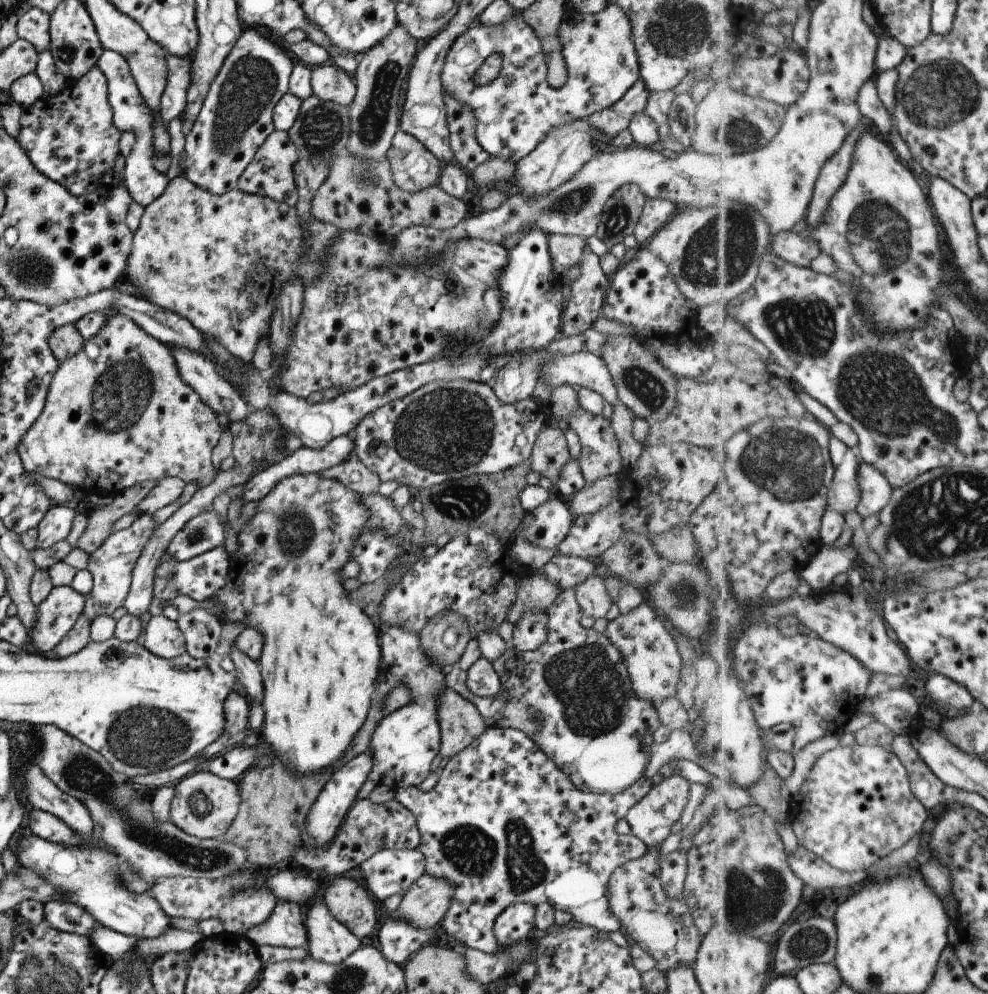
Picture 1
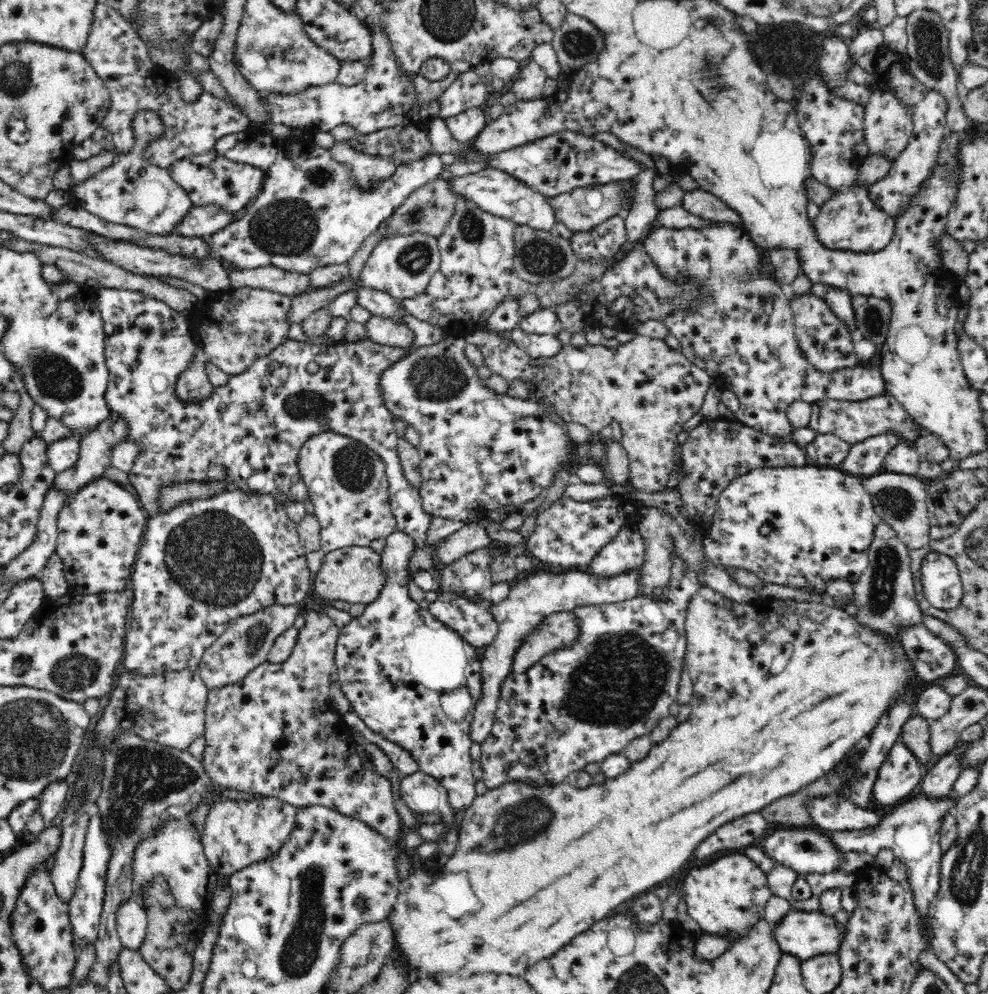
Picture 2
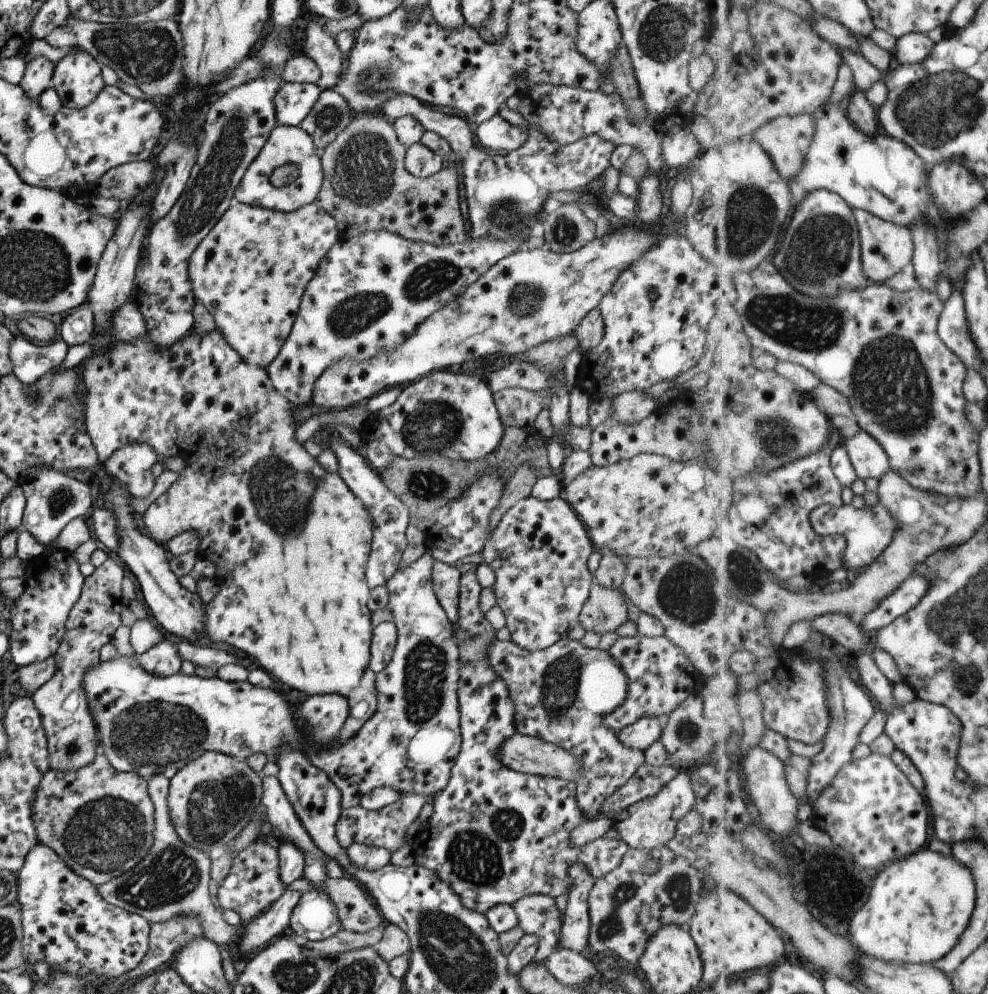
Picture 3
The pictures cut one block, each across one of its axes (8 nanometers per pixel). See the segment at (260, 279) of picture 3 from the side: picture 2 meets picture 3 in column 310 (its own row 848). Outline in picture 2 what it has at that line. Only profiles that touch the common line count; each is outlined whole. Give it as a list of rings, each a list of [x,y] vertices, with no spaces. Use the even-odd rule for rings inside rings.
[[[256,796],[254,799],[216,801],[208,813],[203,830],[203,851],[208,864],[219,875],[236,877],[241,868],[256,860],[272,856],[288,840],[296,824],[297,808],[275,798]]]

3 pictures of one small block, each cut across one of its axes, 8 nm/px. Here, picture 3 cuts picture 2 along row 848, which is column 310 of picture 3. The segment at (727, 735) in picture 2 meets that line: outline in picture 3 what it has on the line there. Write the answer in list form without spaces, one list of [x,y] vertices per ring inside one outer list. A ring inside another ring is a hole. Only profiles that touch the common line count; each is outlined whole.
[[[191,328],[167,347],[156,347],[147,334],[131,342],[112,341],[104,351],[91,355],[80,366],[80,382],[85,389],[84,427],[99,461],[105,461],[118,448],[135,442],[146,444],[155,454],[176,454],[186,462],[178,472],[177,480],[142,512],[142,521],[146,535],[159,544],[171,540],[181,532],[195,533],[202,547],[201,555],[207,556],[214,564],[216,574],[213,579],[218,589],[212,600],[204,605],[206,619],[202,635],[207,635],[213,642],[227,642],[229,646],[243,650],[245,654],[255,658],[260,664],[259,668],[271,674],[275,680],[285,686],[293,686],[307,696],[335,693],[347,697],[351,689],[357,686],[370,657],[370,634],[373,627],[366,605],[370,590],[364,577],[364,568],[370,551],[372,524],[365,507],[353,496],[341,477],[321,468],[303,445],[295,441],[295,407],[278,394],[269,380],[268,372],[263,367],[246,363],[225,342],[224,336],[217,329],[197,333]]]

